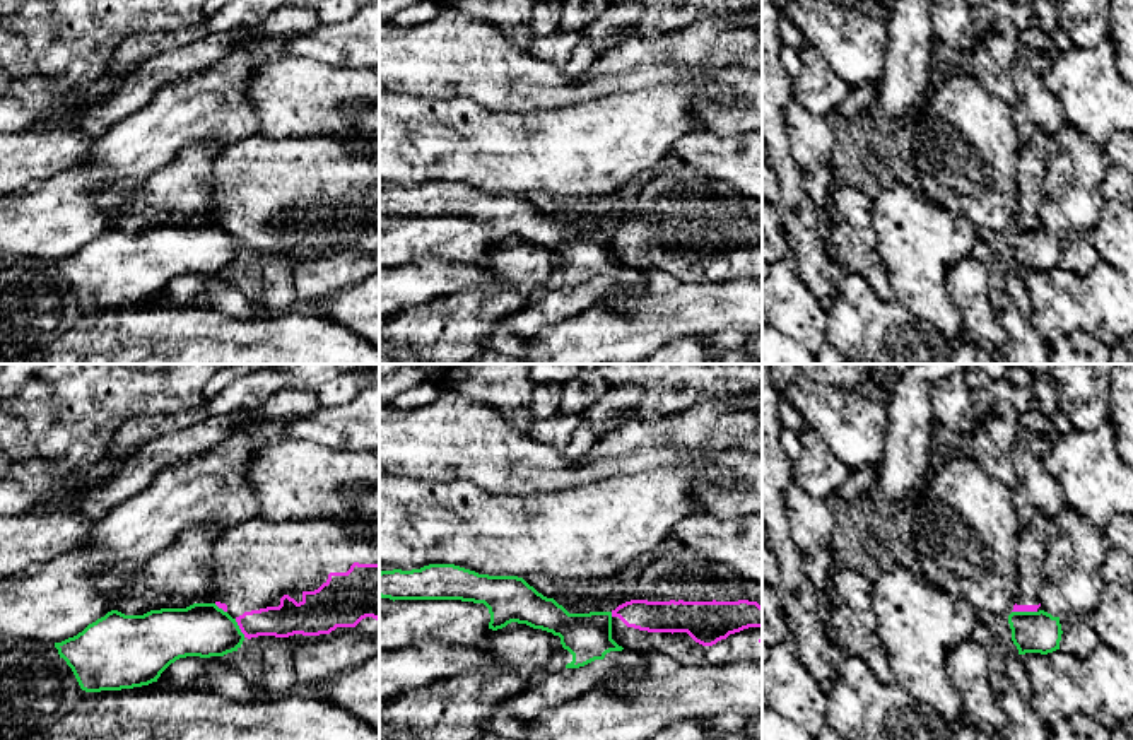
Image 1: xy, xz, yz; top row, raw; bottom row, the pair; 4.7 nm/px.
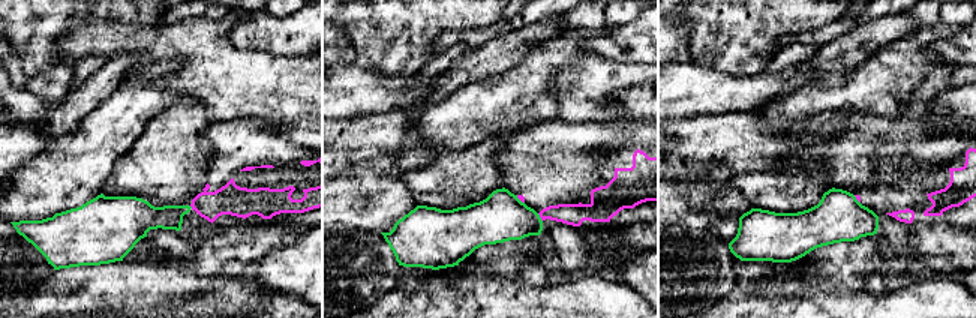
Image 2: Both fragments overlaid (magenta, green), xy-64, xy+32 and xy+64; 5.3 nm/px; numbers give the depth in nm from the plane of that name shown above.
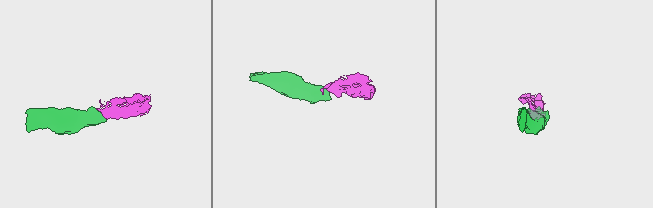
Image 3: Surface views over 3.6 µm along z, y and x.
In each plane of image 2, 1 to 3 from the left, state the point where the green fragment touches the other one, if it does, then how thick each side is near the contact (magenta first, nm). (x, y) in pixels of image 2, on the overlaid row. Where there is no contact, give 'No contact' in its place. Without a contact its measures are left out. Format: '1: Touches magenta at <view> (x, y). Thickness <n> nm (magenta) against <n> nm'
1: No contact
2: Touches magenta at xy+32 (540, 216). Thickness 110 nm (magenta) against 260 nm
3: Touches magenta at xy+64 (856, 198). Thickness 20 nm (magenta) against 260 nm

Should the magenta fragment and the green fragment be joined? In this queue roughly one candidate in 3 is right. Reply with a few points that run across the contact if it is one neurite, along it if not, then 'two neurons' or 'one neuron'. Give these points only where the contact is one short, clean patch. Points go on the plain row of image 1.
line yz (1012, 228), (1036, 229); two neurons

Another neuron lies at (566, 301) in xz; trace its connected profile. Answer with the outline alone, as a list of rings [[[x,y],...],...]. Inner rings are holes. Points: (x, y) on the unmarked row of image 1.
[[[595,277],[579,285],[561,285],[552,291],[543,291],[537,301],[528,301],[525,308],[506,316],[499,326],[526,340],[545,326],[550,326],[552,318],[559,321],[572,318],[596,302],[605,301],[613,292],[617,291],[612,289],[612,282],[603,277]]]

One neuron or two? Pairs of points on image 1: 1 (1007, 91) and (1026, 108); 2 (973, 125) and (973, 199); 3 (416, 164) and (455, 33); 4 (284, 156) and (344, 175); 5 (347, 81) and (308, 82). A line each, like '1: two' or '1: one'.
1: two
2: one
3: two
4: one
5: one

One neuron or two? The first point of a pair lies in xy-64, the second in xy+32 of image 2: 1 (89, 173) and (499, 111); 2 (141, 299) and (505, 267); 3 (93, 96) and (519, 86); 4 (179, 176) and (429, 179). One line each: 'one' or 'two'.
1: one
2: two
3: two
4: one

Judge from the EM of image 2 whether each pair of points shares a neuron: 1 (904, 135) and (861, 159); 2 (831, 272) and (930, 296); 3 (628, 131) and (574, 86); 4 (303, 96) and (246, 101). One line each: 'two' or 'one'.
1: one
2: two
3: two
4: one

